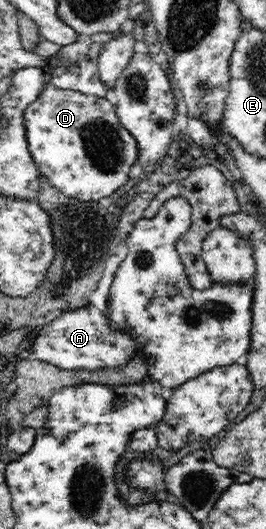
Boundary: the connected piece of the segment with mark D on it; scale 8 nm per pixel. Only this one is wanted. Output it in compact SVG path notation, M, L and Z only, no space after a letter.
M48 83L44 88L40 100L26 110L26 129L30 153L41 176L66 196L80 201L98 202L112 196L127 184L132 168L142 156L138 139L120 123L111 97L82 94L76 90L58 88L52 83Z

